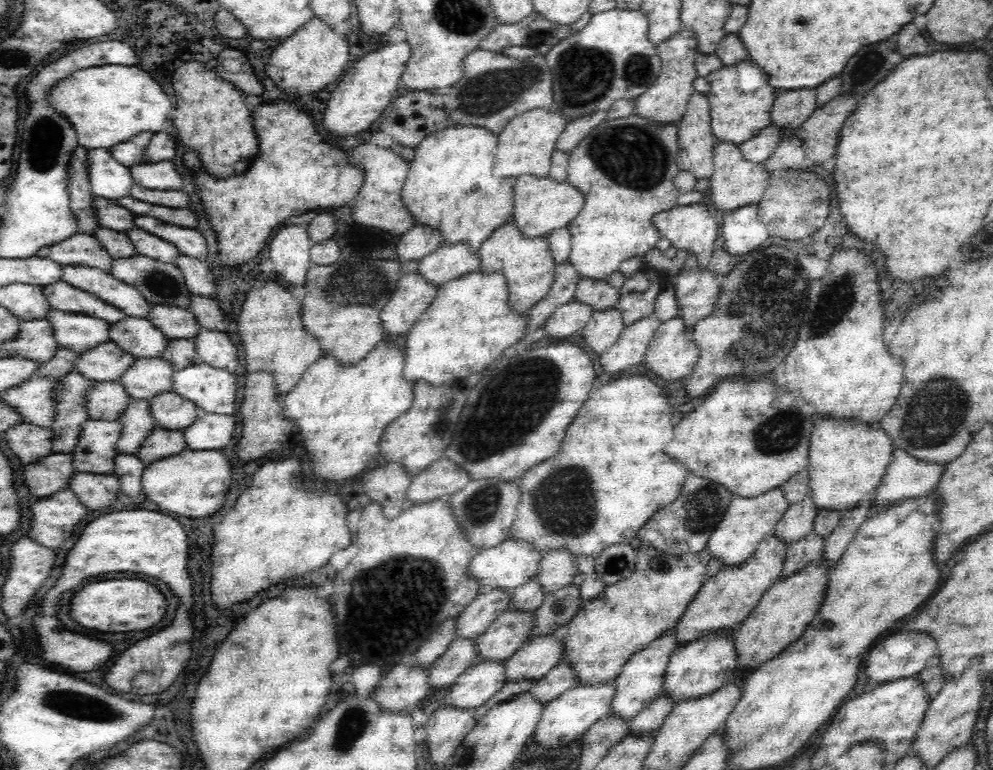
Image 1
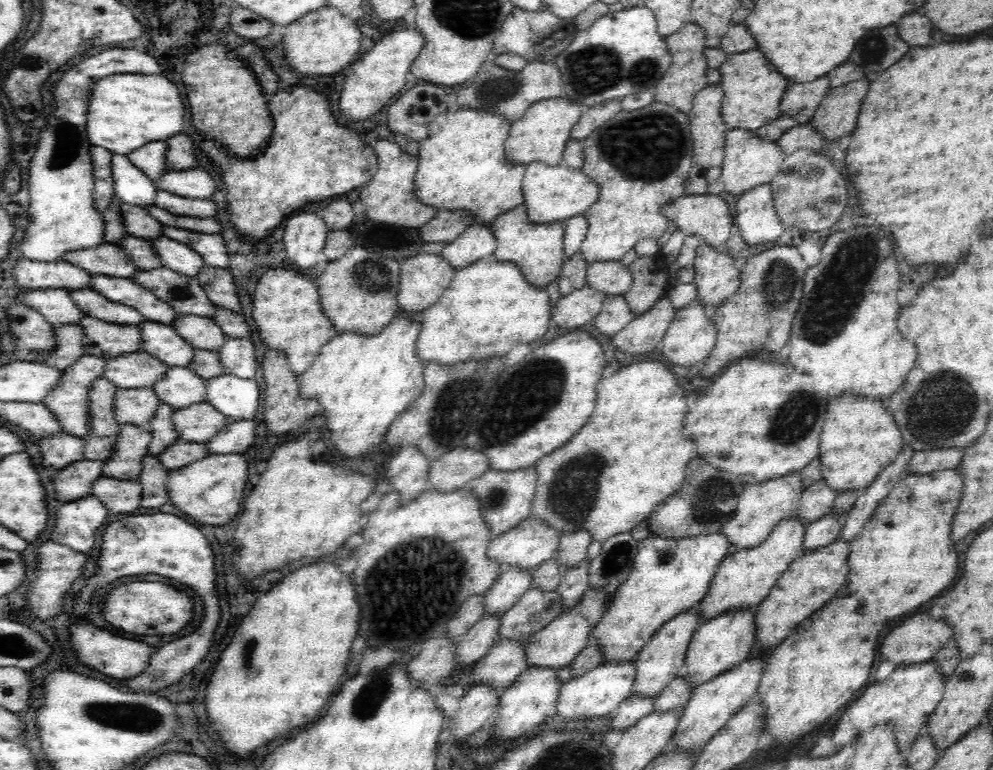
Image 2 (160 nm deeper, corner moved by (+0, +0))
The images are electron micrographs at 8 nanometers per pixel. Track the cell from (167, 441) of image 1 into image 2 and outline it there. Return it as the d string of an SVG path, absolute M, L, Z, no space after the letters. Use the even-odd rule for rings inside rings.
M178 440L170 447L157 455L159 462L169 471L177 471L194 461L207 457L211 453L206 445L194 443L194 441Z

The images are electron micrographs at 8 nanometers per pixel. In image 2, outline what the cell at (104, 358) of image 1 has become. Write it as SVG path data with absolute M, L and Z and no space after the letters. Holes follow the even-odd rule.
M142 350L139 353L128 353L106 359L103 372L104 379L115 384L119 389L152 388L159 380L166 378L169 366L155 356Z

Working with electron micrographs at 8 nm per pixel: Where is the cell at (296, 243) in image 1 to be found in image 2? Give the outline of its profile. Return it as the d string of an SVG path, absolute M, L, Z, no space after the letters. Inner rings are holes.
M302 212L287 220L284 248L296 268L310 268L322 262L322 250L330 232L322 213Z

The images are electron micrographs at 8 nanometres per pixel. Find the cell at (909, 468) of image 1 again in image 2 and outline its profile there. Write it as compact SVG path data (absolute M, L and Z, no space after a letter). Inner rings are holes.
M937 448L933 450L916 451L909 468L904 474L926 474L932 470L946 470L946 468L957 468L962 460L965 448Z

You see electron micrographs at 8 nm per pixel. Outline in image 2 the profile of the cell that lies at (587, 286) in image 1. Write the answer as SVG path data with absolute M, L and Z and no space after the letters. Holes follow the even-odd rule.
M604 260L603 262L589 263L586 280L591 288L603 292L607 296L625 295L631 287L633 276L629 267L620 263L620 260Z

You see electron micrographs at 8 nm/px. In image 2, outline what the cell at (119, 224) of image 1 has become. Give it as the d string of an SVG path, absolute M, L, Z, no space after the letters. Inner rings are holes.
M122 203L121 214L123 214L126 231L131 236L147 241L166 237L164 235L164 225L150 216L146 208Z

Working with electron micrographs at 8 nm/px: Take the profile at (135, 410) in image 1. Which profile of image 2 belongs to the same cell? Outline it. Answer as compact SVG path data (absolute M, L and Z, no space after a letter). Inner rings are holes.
M160 403L153 419L147 425L147 430L151 432L151 441L148 452L152 456L160 454L174 444L179 438L178 431L175 430L171 416L176 409L171 408L169 404Z

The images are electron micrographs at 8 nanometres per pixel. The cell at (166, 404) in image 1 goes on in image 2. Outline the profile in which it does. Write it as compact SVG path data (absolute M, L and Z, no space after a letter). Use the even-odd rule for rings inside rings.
M208 402L194 403L189 407L177 409L171 420L182 441L194 441L198 444L207 444L231 422Z

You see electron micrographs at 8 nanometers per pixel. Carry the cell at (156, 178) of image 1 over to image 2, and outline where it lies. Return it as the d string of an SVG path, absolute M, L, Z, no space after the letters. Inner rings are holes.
M186 169L180 172L170 170L155 185L162 191L198 200L213 200L219 192L212 175L204 169Z

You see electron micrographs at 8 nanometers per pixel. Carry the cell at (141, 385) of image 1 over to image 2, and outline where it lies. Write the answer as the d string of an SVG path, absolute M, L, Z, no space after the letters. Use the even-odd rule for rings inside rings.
M170 366L166 378L164 378L164 380L159 380L150 389L157 394L162 403L169 404L171 408L177 410L189 407L194 403L207 402L207 399L205 398L205 382L206 380L204 378L196 375L189 367L180 368Z

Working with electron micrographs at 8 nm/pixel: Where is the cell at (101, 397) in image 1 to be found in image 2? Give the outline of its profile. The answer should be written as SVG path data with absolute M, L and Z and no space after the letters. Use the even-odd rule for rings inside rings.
M148 388L118 389L114 399L115 417L118 422L147 428L161 400Z

